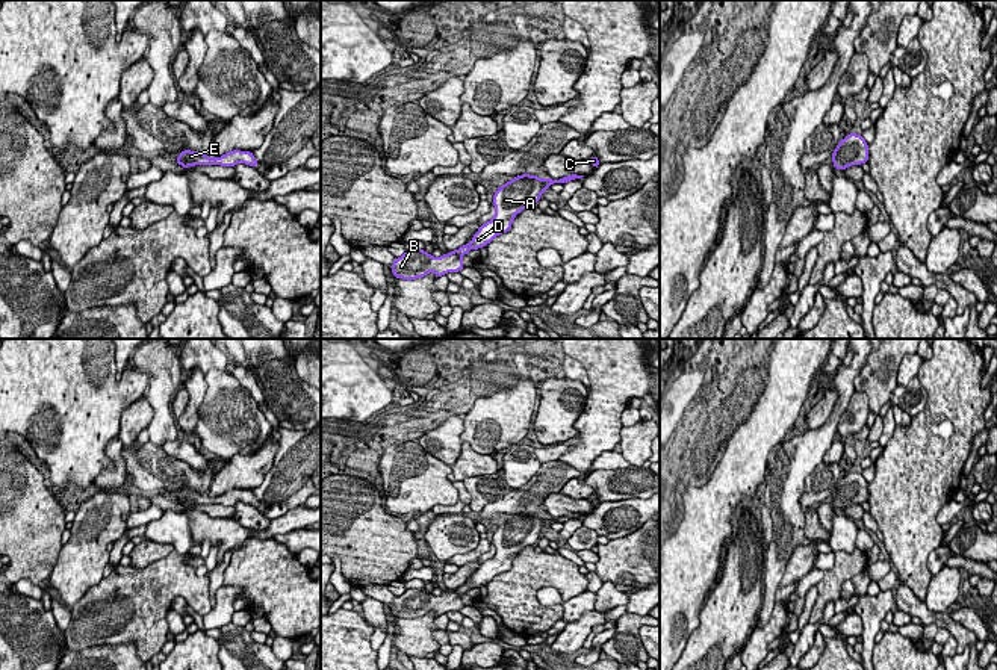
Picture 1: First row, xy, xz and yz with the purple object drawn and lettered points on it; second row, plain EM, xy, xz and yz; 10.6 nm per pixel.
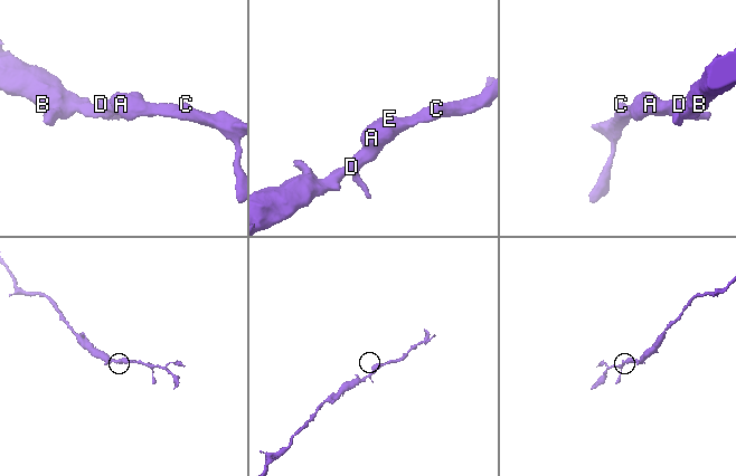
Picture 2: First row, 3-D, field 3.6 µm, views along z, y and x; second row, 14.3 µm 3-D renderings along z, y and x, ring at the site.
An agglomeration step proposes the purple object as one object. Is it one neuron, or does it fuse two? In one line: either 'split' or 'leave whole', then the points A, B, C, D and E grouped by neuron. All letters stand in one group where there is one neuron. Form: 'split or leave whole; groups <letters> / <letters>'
leave whole; groups A B C D E

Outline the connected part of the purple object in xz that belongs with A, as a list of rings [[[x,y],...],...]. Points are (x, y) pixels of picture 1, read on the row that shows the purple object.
[[[530,174],[513,177],[493,194],[495,216],[478,228],[469,243],[440,257],[431,256],[425,250],[408,250],[393,260],[390,272],[396,280],[418,280],[430,272],[434,272],[437,278],[448,272],[460,272],[464,268],[463,256],[471,250],[486,248],[496,236],[510,231],[516,215],[539,203],[551,185],[564,185],[582,177],[579,174],[570,174],[560,180],[543,180]]]

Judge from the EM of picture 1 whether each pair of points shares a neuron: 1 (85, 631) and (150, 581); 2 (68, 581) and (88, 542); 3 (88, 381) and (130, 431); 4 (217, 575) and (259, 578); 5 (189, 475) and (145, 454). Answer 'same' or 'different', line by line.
1: same
2: same
3: different
4: different
5: same

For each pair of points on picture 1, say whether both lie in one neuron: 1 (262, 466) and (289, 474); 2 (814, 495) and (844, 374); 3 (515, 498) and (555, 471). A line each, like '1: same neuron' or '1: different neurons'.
1: different neurons
2: different neurons
3: same neuron

